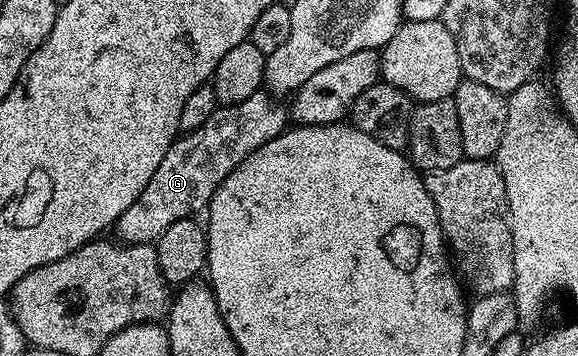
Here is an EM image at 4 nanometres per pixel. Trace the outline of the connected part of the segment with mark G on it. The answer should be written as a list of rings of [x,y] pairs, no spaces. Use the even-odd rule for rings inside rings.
[[[261,89],[238,104],[220,106],[202,128],[177,137],[166,156],[162,156],[154,176],[150,176],[142,196],[116,222],[114,230],[120,233],[119,241],[155,243],[175,221],[191,219],[195,210],[203,211],[235,166],[242,164],[250,152],[284,133],[290,122],[290,110],[280,102],[283,101]]]

